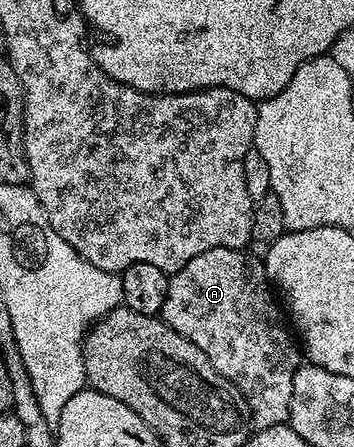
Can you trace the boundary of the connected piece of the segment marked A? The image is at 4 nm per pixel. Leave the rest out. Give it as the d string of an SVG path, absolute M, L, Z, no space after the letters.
M212 249L203 251L203 255L195 255L191 263L170 276L167 299L159 314L162 321L179 331L183 339L191 339L191 343L195 343L195 347L199 347L199 351L211 359L211 367L215 367L219 375L236 385L237 390L245 396L252 428L257 431L288 422L291 383L295 379L298 365L303 361L294 338L291 333L289 338L289 333L281 322L281 313L277 310L273 297L275 298L275 293L269 276L265 274L264 264L258 258L256 261L249 251L240 249Z

